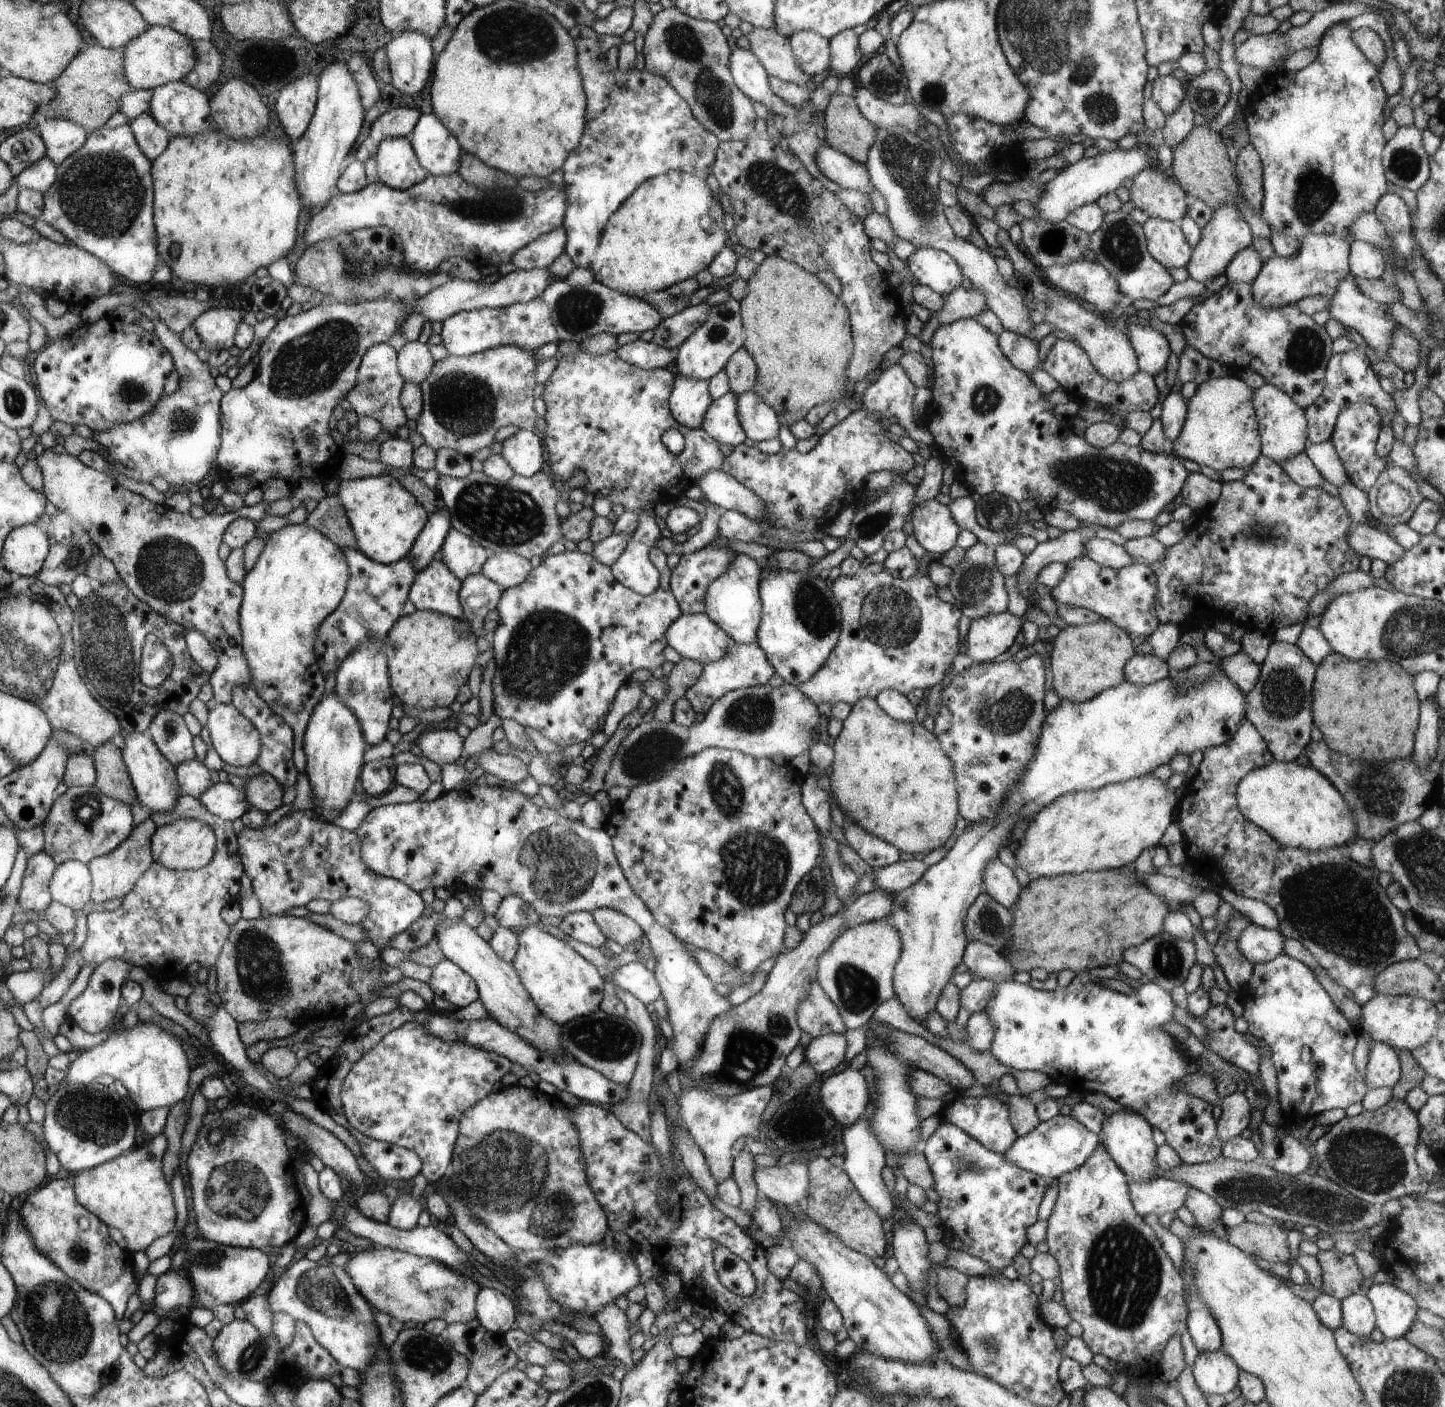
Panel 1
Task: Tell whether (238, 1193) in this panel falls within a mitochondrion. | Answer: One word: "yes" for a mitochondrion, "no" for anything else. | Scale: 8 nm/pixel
yes

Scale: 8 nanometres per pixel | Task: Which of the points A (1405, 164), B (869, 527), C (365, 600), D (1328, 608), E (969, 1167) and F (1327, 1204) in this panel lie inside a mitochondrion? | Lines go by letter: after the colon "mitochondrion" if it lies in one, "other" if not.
A: mitochondrion
B: mitochondrion
C: mitochondrion
D: other
E: mitochondrion
F: mitochondrion

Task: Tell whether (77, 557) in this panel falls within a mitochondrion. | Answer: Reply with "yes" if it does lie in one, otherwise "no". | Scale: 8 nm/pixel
yes

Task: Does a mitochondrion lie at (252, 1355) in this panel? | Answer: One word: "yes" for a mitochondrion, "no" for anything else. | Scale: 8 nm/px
yes

